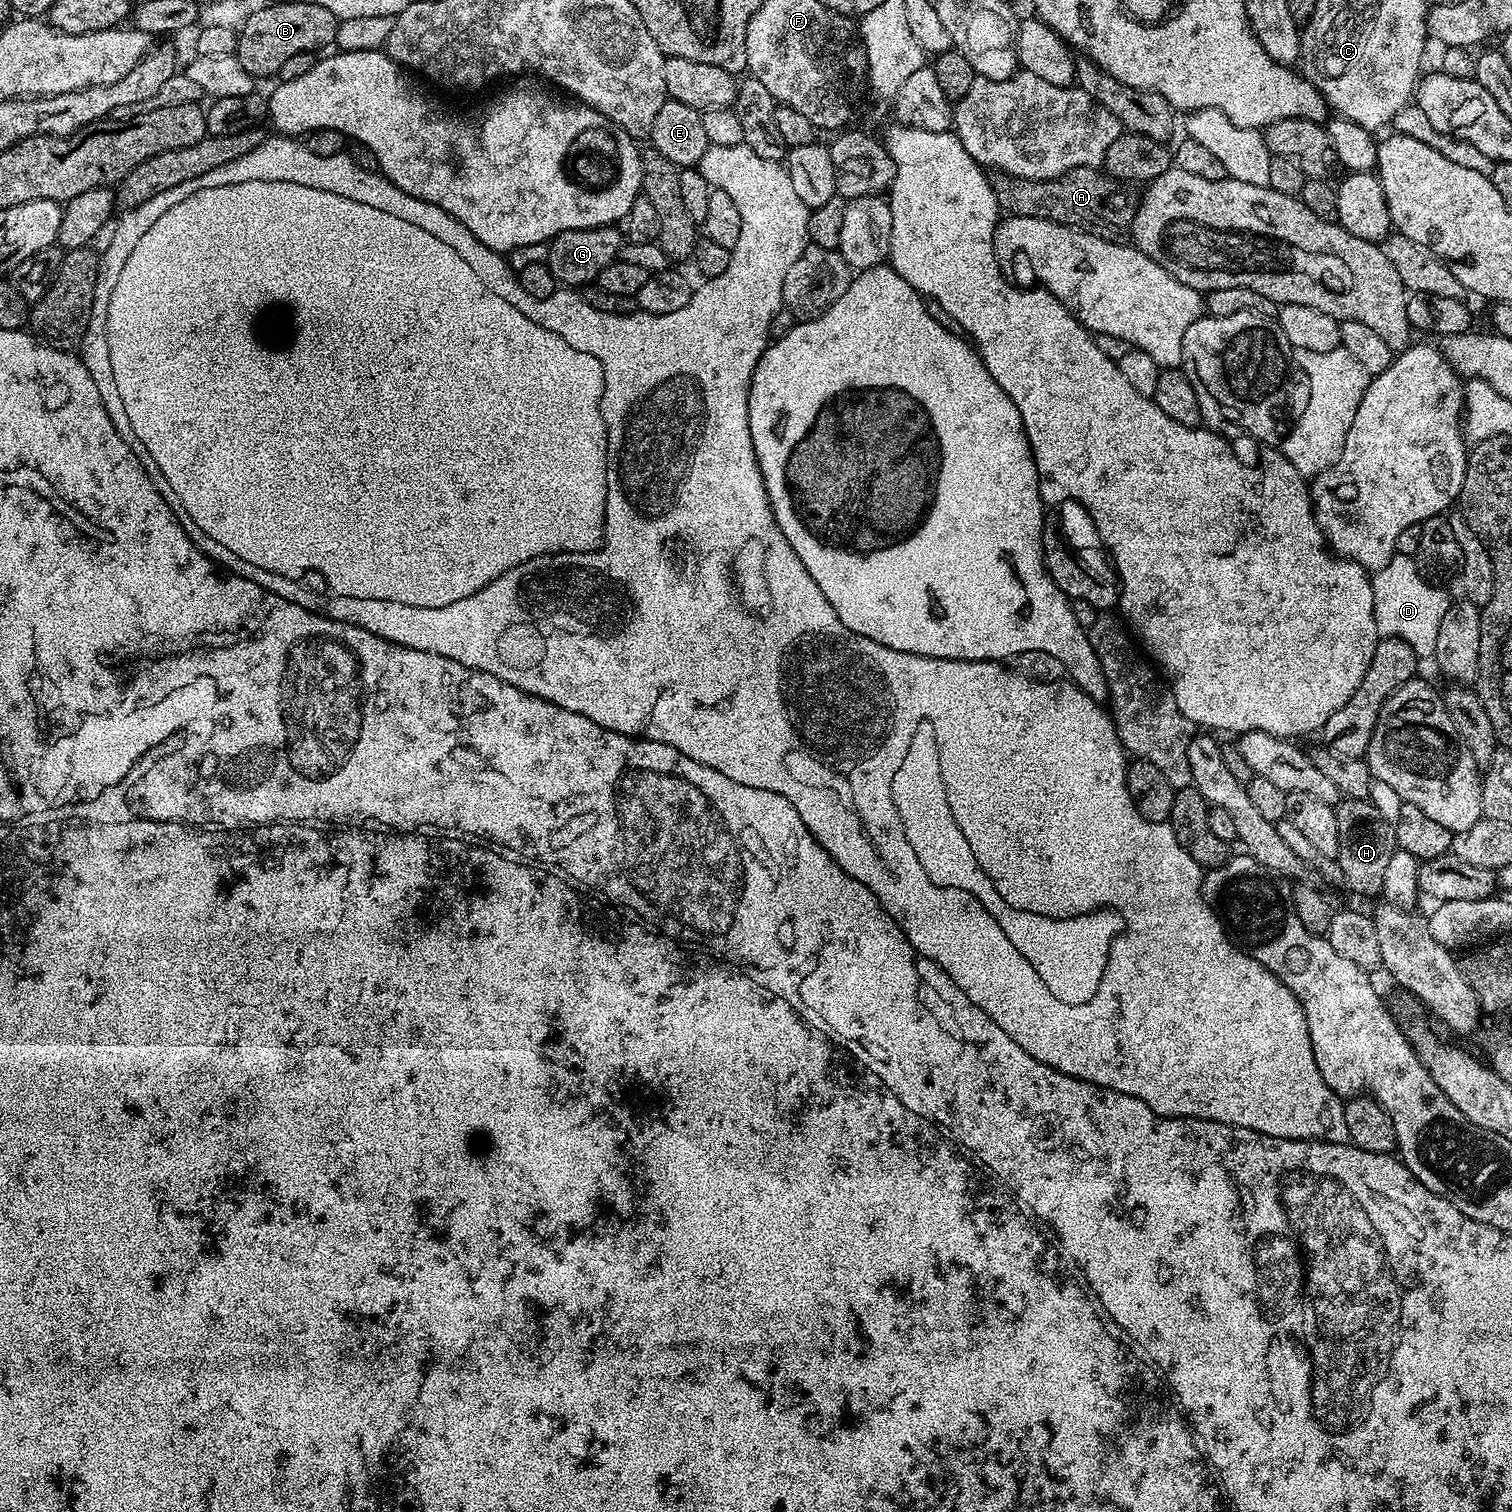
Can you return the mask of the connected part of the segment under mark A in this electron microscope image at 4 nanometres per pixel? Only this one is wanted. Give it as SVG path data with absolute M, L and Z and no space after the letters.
M1071 168L1064 176L1053 180L1027 180L1017 176L1007 176L1004 172L996 172L991 177L992 189L996 195L996 202L1005 213L1026 218L1042 218L1046 222L1058 222L1071 228L1082 228L1084 231L1101 236L1103 240L1119 241L1120 236L1129 231L1132 219L1136 213L1137 201L1132 200L1129 190L1119 180L1095 168Z

